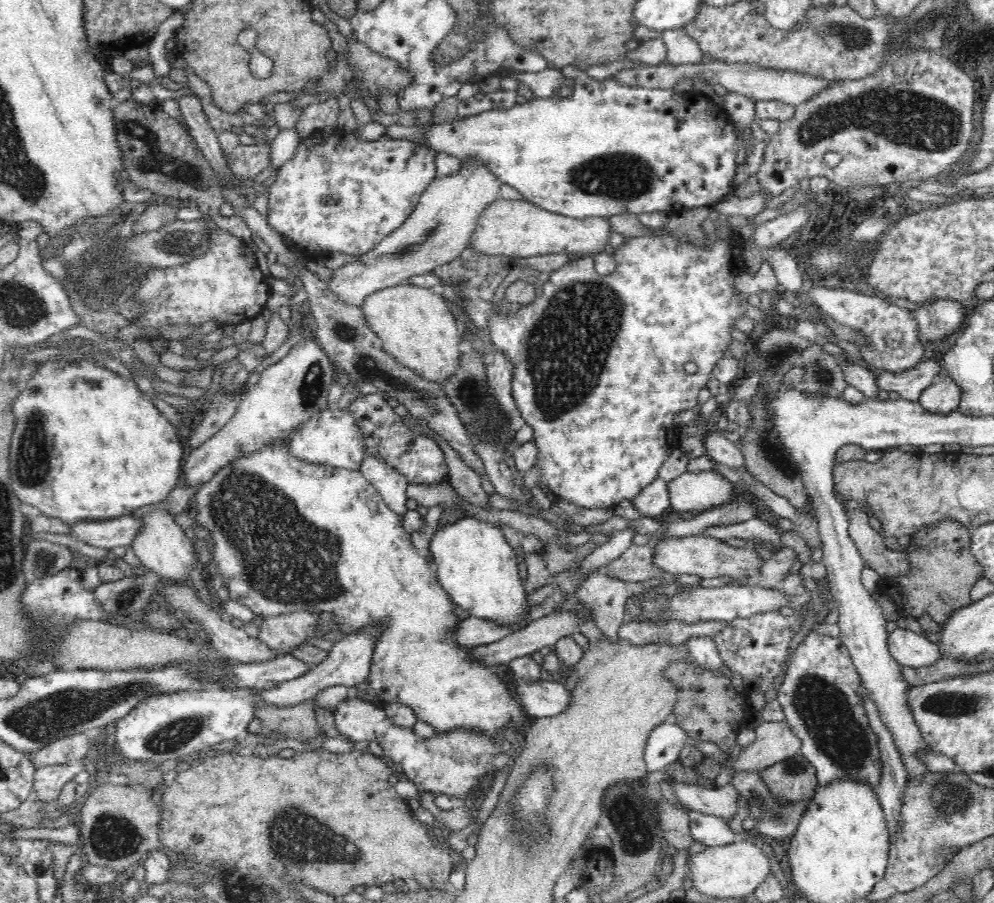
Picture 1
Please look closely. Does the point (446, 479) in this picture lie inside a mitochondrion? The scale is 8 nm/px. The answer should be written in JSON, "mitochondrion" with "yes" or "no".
{"mitochondrion":"no"}

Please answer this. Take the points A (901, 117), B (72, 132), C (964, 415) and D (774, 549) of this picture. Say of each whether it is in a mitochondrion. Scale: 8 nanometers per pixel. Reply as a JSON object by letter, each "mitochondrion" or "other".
{"A":"mitochondrion","B":"other","C":"other","D":"other"}

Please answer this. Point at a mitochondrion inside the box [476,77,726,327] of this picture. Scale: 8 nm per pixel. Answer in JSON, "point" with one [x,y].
{"point":[620,177]}

